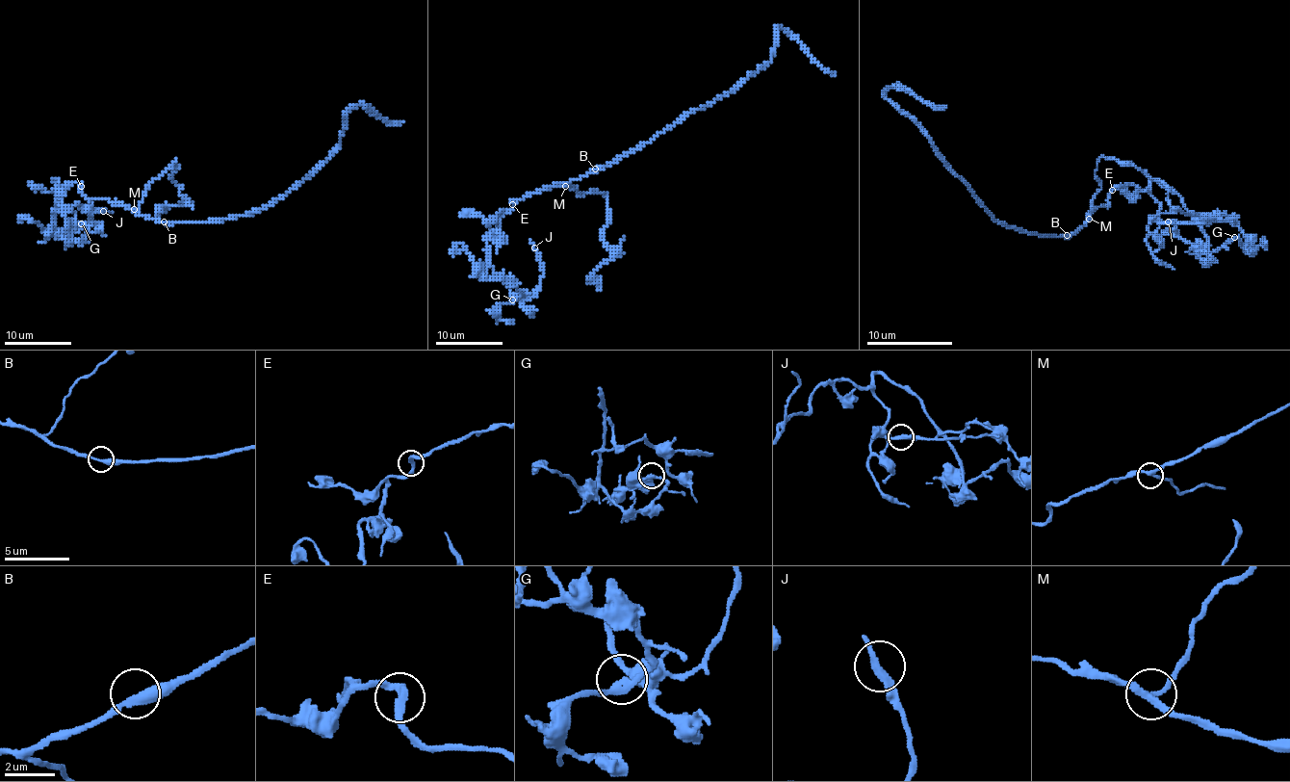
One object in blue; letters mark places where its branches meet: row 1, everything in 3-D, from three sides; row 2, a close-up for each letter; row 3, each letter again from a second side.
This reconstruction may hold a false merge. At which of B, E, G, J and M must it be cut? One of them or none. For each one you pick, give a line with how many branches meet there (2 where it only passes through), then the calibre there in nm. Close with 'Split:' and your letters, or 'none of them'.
Split: none of them

